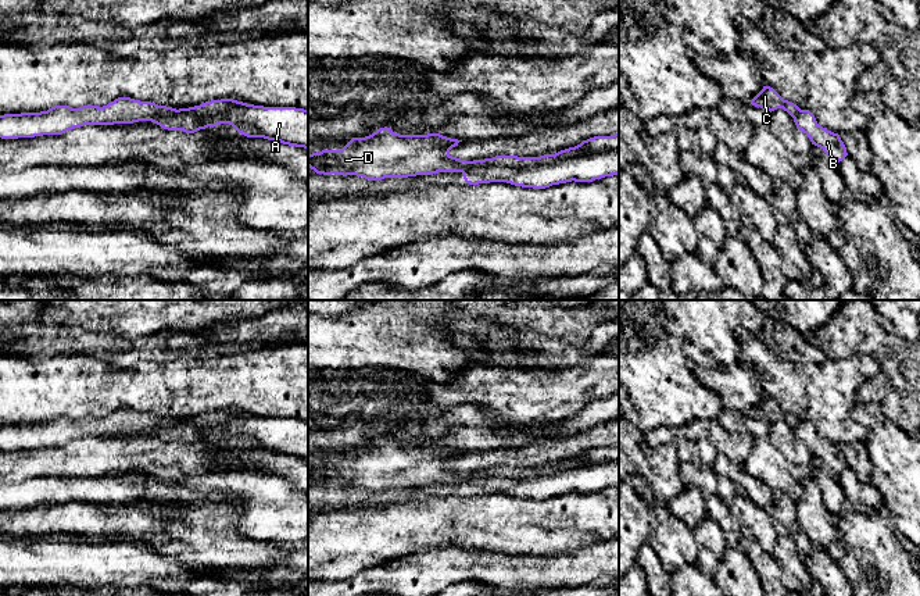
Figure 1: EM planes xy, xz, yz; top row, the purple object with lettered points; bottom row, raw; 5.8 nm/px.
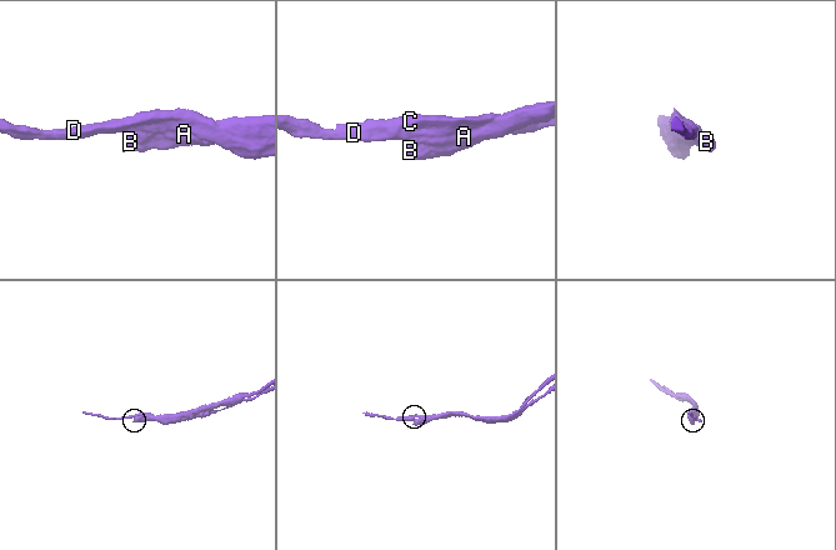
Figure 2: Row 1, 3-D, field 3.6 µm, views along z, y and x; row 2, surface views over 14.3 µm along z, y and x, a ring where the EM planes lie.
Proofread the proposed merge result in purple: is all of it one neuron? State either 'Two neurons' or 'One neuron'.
Two neurons

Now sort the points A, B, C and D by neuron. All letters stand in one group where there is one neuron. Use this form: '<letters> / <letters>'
A B / C D

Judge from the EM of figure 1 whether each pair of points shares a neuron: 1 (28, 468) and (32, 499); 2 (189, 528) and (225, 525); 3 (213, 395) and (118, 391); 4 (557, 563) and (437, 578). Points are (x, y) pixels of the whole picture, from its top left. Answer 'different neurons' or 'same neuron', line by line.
1: different neurons
2: same neuron
3: same neuron
4: same neuron

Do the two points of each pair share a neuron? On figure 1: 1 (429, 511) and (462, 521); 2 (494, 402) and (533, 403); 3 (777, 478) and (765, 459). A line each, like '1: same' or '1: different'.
1: same
2: same
3: same

